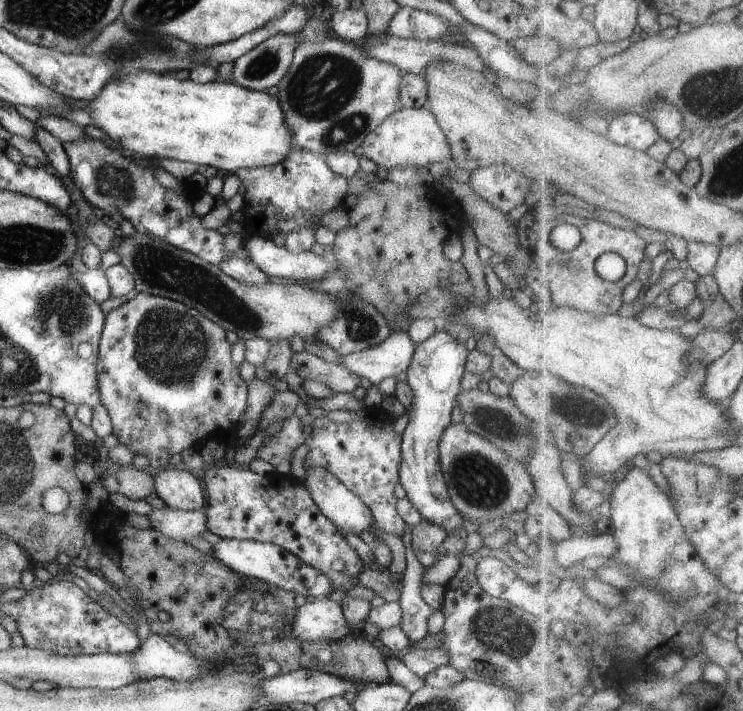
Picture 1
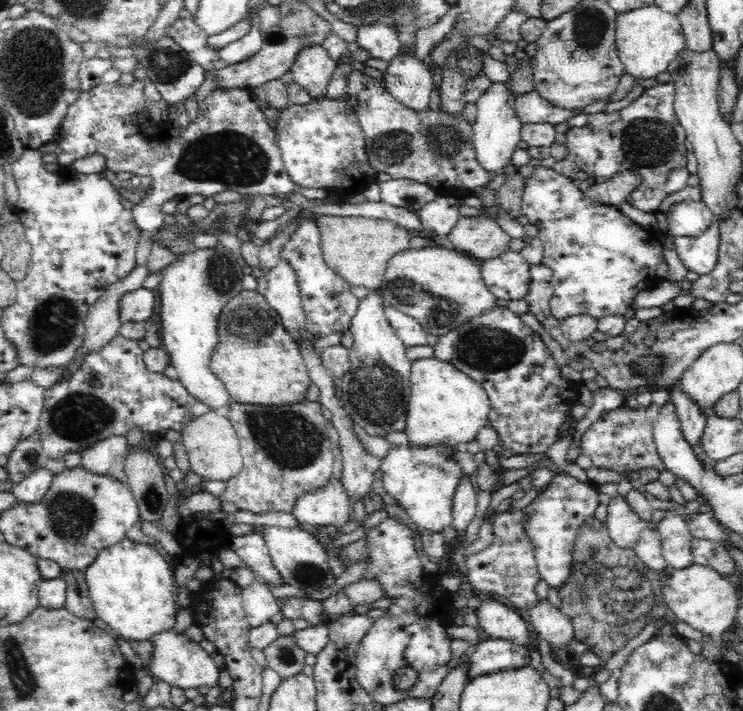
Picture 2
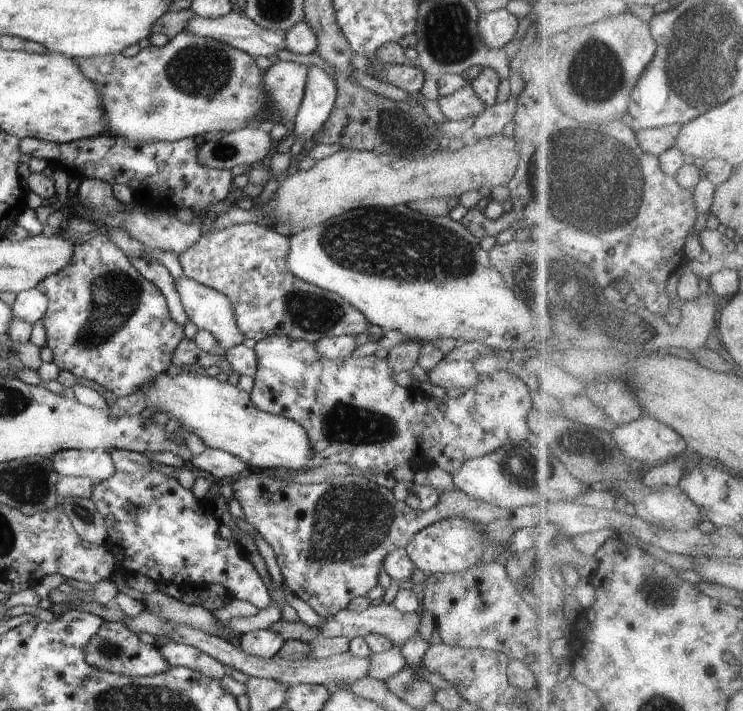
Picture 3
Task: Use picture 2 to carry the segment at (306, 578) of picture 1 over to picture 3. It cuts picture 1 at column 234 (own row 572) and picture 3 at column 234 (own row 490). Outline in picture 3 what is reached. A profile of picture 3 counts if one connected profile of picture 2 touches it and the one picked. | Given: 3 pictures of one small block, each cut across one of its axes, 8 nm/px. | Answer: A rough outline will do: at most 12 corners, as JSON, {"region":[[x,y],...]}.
{"region":[[142,453],[90,500],[126,575],[220,584],[258,609],[266,584],[236,540]]}

